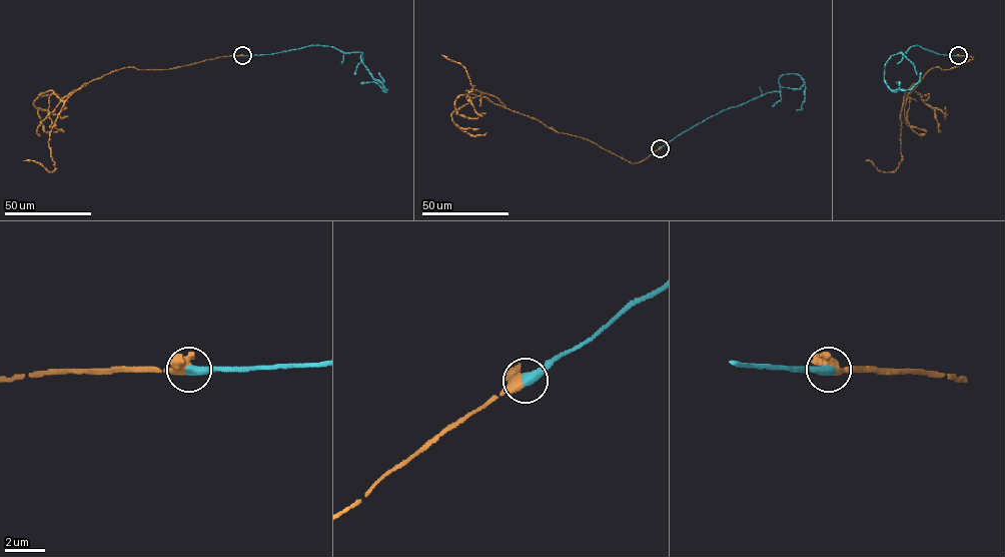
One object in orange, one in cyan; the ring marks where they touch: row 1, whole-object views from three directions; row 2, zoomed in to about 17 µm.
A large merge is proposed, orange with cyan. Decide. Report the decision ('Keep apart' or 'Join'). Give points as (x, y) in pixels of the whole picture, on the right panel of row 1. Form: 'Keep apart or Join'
Join

